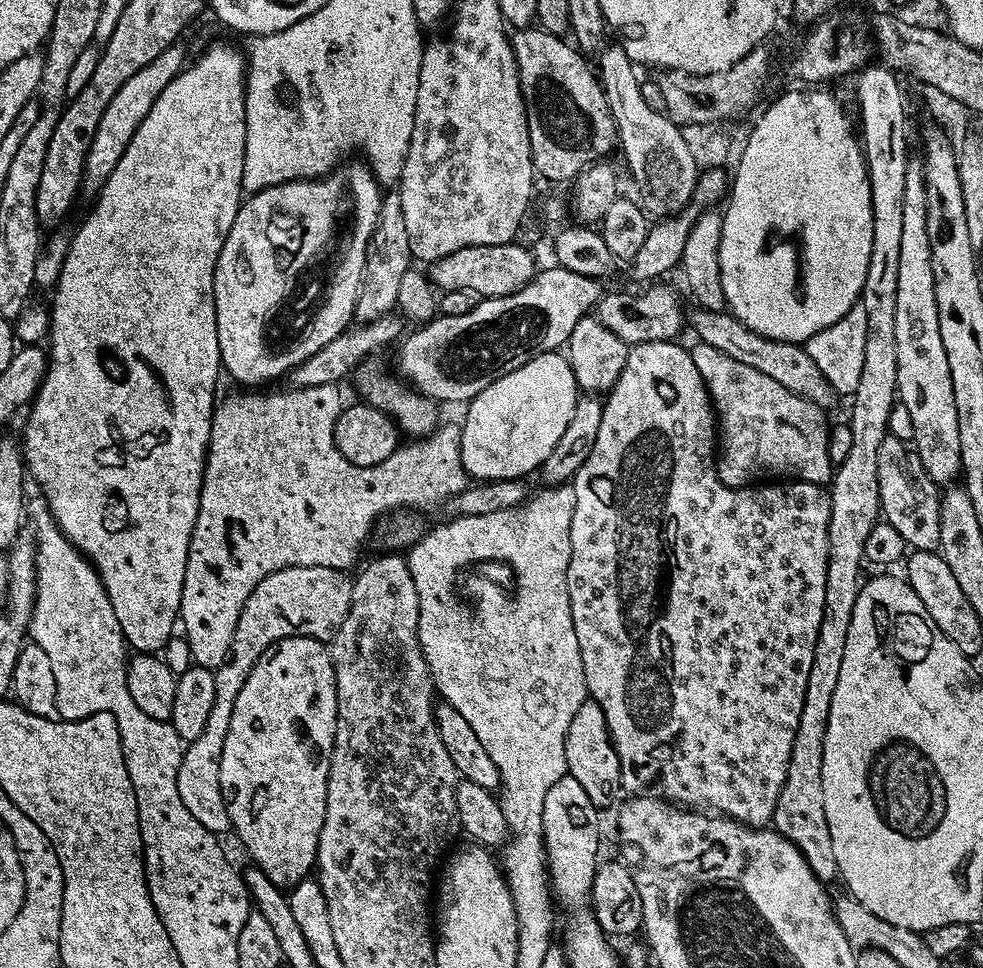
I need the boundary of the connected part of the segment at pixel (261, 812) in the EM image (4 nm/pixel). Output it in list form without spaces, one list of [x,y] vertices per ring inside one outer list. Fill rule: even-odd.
[[[287,636],[271,644],[250,670],[234,701],[222,748],[221,792],[231,827],[252,855],[251,863],[282,889],[305,879],[311,873],[308,871],[316,868],[318,838],[326,818],[326,790],[337,710],[336,675],[329,645],[309,636]]]

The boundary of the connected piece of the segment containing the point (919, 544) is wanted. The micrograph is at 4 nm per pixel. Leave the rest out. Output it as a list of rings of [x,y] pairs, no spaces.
[[[888,434],[878,447],[877,478],[883,519],[898,530],[909,549],[937,551],[942,492],[930,474],[926,474],[926,466],[922,466],[918,454],[907,443]]]

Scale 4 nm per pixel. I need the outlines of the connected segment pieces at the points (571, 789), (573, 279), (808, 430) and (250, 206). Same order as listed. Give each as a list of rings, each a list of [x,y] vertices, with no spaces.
[[[565,774],[546,790],[546,806],[542,806],[544,848],[548,874],[555,899],[568,908],[587,909],[600,852],[600,816],[598,805],[590,802],[578,778]]]
[[[551,266],[537,271],[525,288],[511,292],[509,296],[489,296],[481,299],[470,314],[457,316],[437,315],[428,323],[419,325],[416,332],[409,331],[399,341],[400,370],[408,376],[407,383],[416,391],[432,397],[437,402],[443,400],[464,400],[471,402],[486,386],[490,386],[499,376],[520,368],[527,360],[541,352],[554,352],[563,349],[571,336],[572,327],[599,304],[602,295],[601,281],[574,274],[559,266]]]
[[[693,343],[690,351],[702,382],[708,387],[708,399],[712,402],[714,415],[718,421],[718,444],[724,449],[715,461],[716,477],[728,488],[746,488],[755,476],[760,478],[795,478],[821,486],[831,481],[834,463],[828,454],[829,425],[824,425],[825,413],[814,404],[809,404],[798,394],[778,386],[774,378],[745,366],[738,358],[730,358],[709,344]]]
[[[347,162],[341,163],[339,166],[332,169],[327,176],[323,178],[301,178],[298,180],[287,180],[284,184],[275,184],[269,188],[264,188],[260,192],[251,193],[241,203],[238,214],[234,218],[234,226],[230,226],[230,234],[226,234],[226,242],[222,246],[222,254],[218,254],[218,262],[216,263],[216,269],[214,270],[214,306],[216,307],[216,321],[218,322],[218,350],[220,351],[220,362],[225,373],[228,372],[237,380],[240,384],[264,384],[267,380],[276,380],[283,377],[285,374],[291,372],[294,366],[298,366],[306,358],[310,358],[310,354],[314,354],[318,350],[322,350],[322,346],[326,346],[326,342],[330,342],[337,336],[339,332],[344,331],[349,327],[349,324],[353,321],[354,313],[356,311],[356,299],[358,298],[358,290],[360,289],[360,283],[362,282],[362,274],[364,273],[364,267],[368,261],[368,244],[372,240],[372,236],[376,233],[376,224],[380,221],[380,202],[382,199],[382,188],[376,179],[376,173],[372,171],[371,167],[360,164],[347,164]]]

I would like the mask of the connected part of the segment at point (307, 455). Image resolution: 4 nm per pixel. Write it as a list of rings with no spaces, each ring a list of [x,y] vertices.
[[[335,384],[320,386],[306,386],[305,388],[289,387],[288,392],[272,392],[269,396],[228,396],[217,403],[212,414],[212,429],[210,430],[210,442],[208,443],[208,463],[204,465],[204,485],[200,495],[200,509],[198,518],[194,522],[194,530],[190,538],[190,550],[186,558],[186,576],[183,578],[183,592],[180,599],[180,622],[186,638],[188,648],[194,658],[193,663],[201,668],[217,669],[228,658],[232,651],[232,639],[234,630],[238,626],[238,618],[242,614],[242,606],[246,606],[246,598],[262,582],[262,578],[269,576],[271,572],[277,572],[283,568],[339,568],[351,569],[351,564],[360,556],[364,543],[368,540],[368,534],[374,525],[385,514],[393,510],[421,510],[427,504],[436,504],[439,500],[447,501],[453,494],[465,491],[466,473],[464,463],[460,457],[460,429],[461,425],[441,423],[431,435],[417,439],[407,448],[401,446],[396,449],[389,460],[374,466],[354,466],[342,456],[338,446],[334,442],[334,426],[340,416],[342,401],[340,401],[341,389]]]

